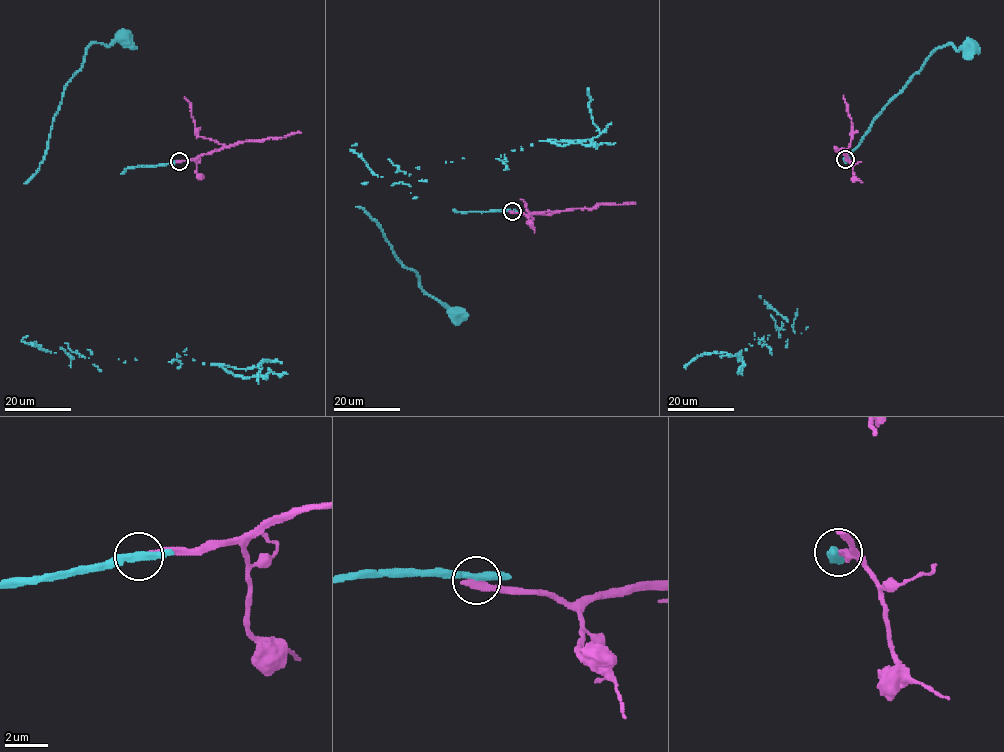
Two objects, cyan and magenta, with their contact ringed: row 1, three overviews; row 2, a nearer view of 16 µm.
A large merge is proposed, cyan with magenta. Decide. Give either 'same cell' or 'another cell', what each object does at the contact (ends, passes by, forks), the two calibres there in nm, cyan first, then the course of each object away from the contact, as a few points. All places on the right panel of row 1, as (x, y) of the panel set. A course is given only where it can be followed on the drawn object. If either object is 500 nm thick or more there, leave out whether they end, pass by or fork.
another cell; cyan passes by; magenta ends there; 320 nm thick on the cyan side, 360 nm on the other; cyan runs (845, 159), (848, 157), (846, 162), (874, 118), (936, 49), (948, 44), (958, 50), (968, 47); magenta runs (845, 159), (848, 160), (842, 149), (834, 149)

